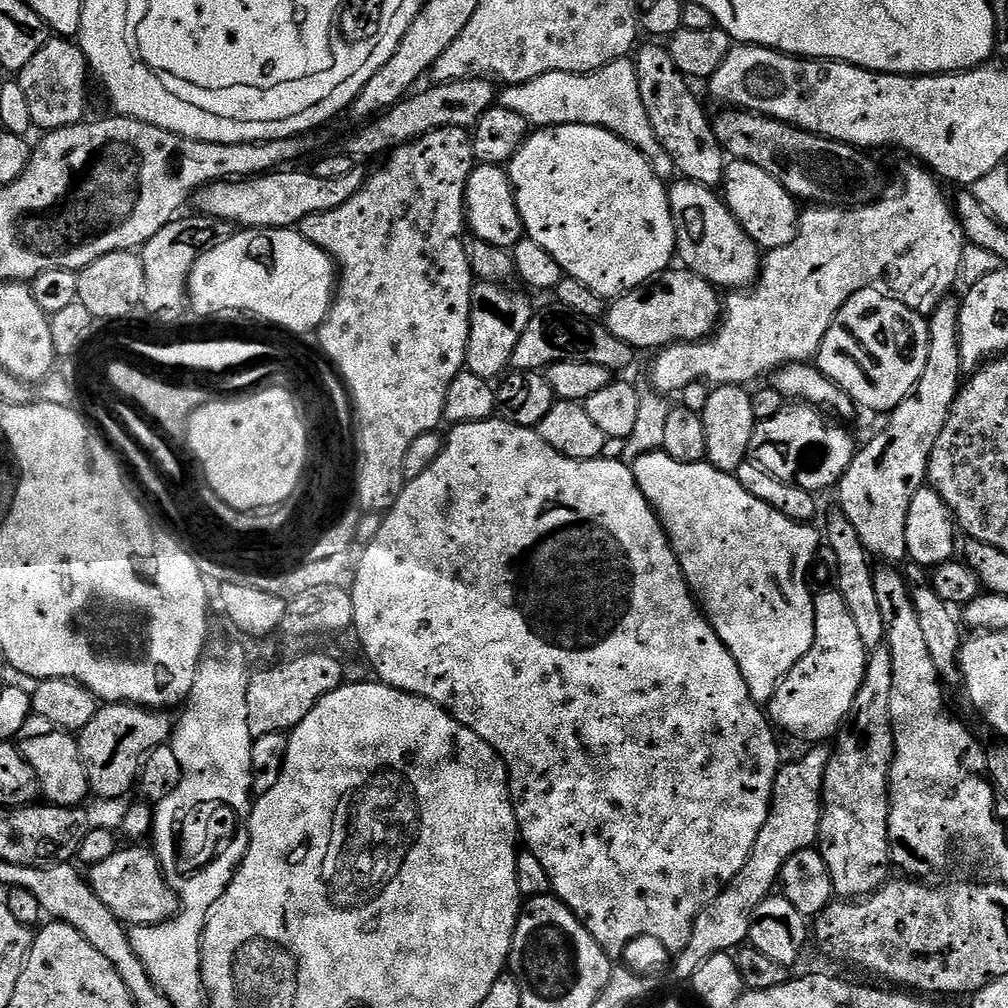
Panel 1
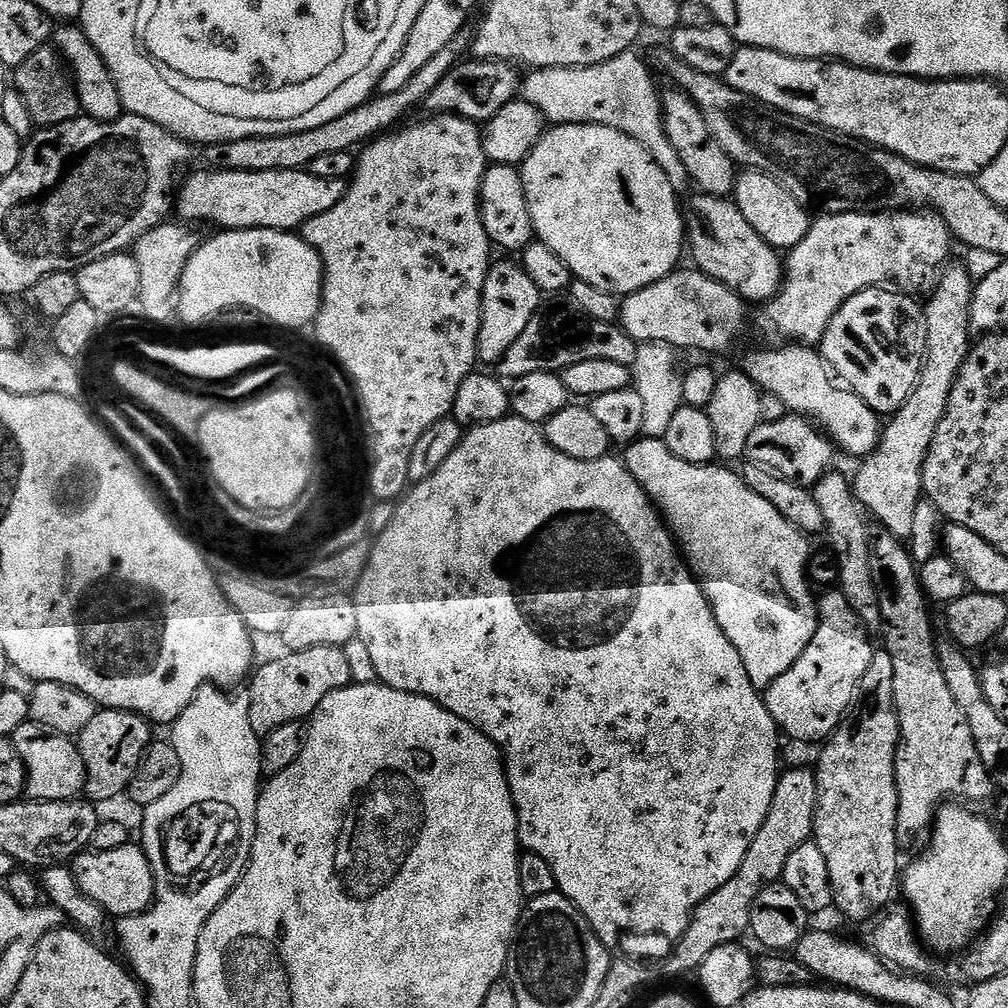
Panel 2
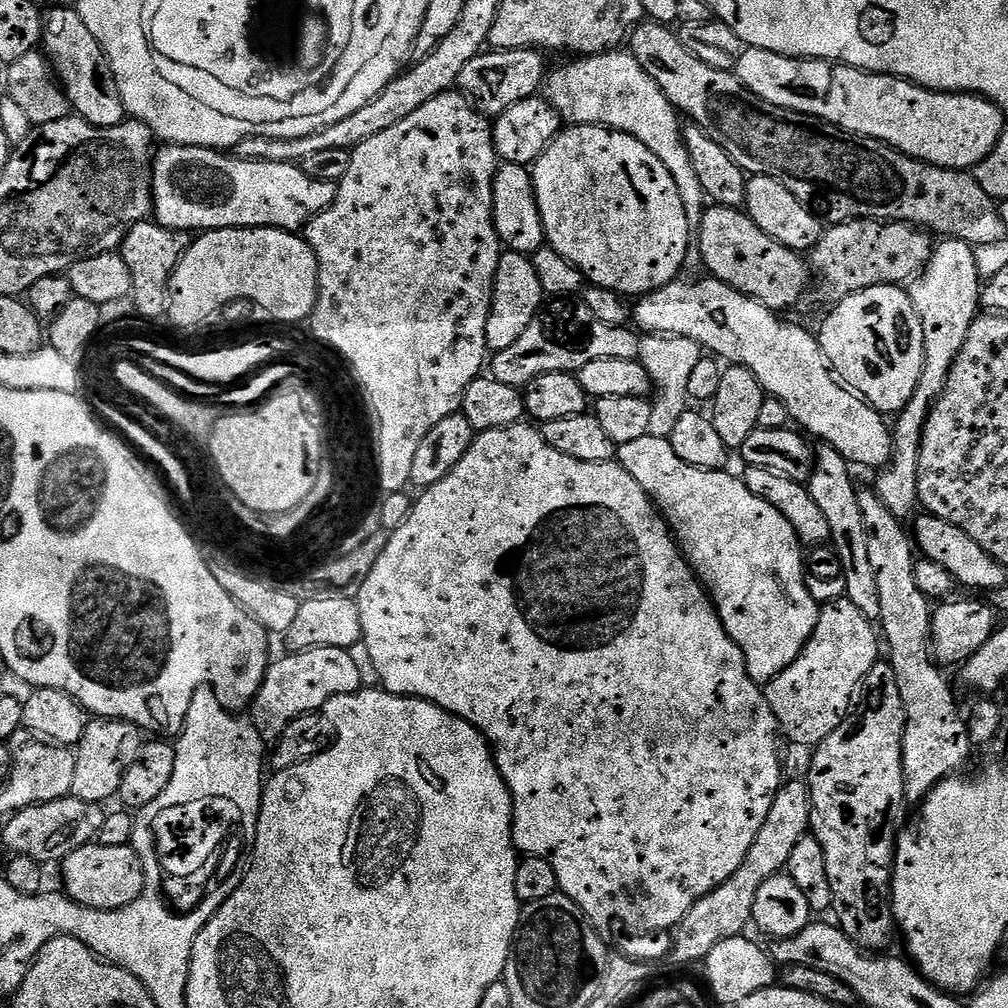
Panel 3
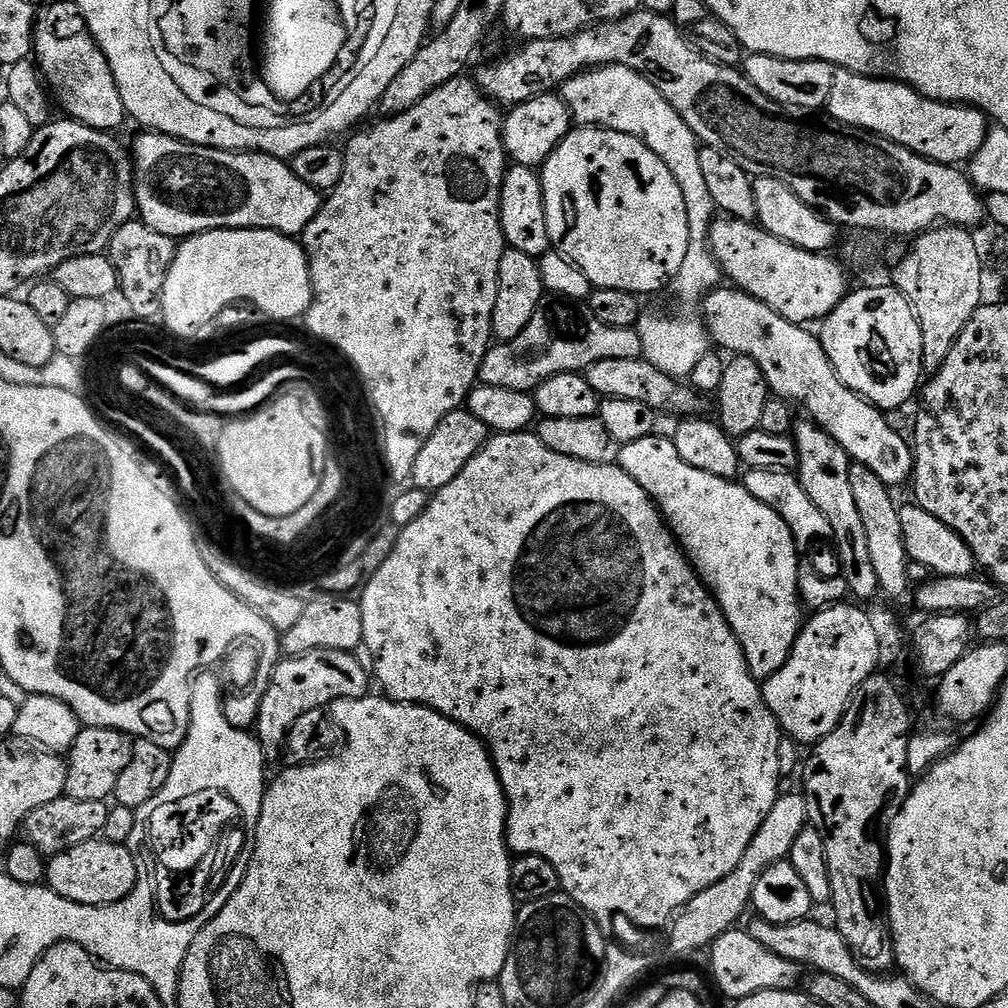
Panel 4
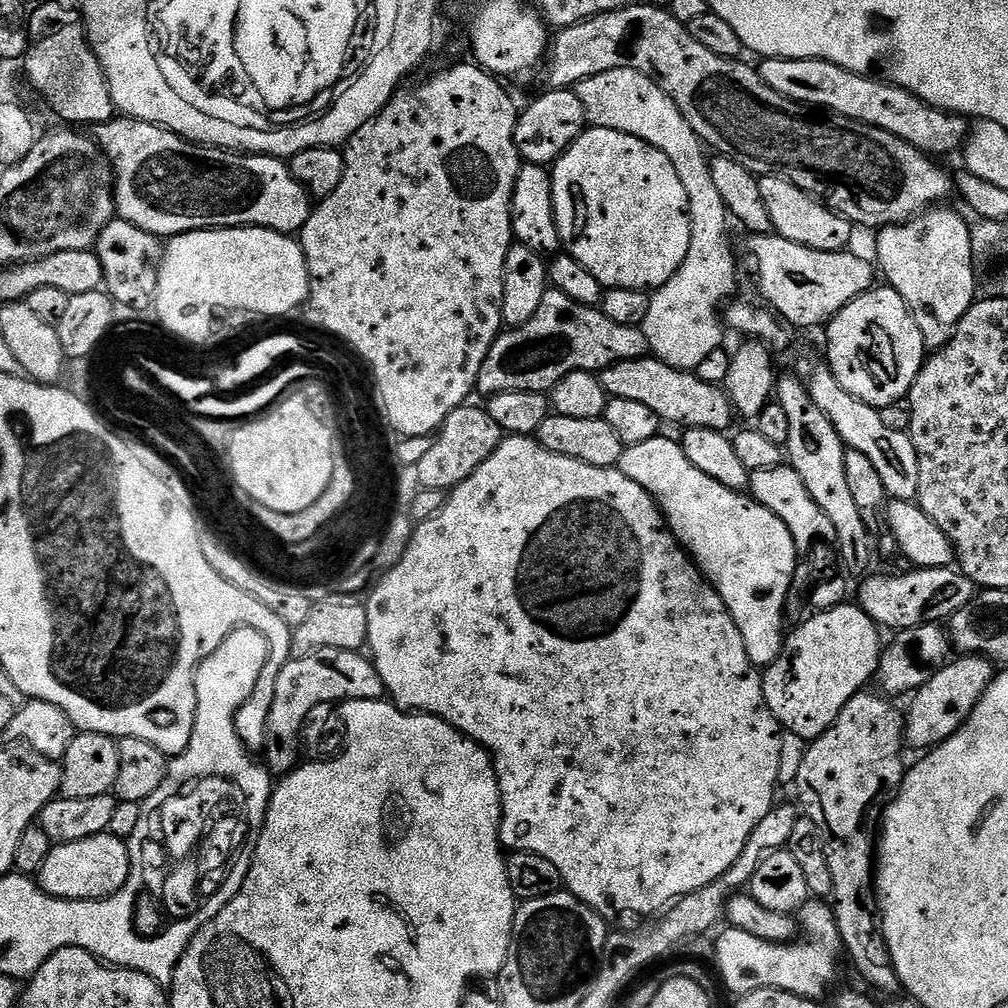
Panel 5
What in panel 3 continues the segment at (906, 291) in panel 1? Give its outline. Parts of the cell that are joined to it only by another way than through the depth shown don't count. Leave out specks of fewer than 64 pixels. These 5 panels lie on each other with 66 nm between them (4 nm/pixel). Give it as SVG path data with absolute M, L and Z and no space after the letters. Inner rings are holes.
M849 220L846 224L831 225L825 231L810 253L810 268L815 275L816 272L820 275L820 280L830 295L843 298L849 296L851 292L861 292L870 286L879 284L900 286L905 283L903 280L911 281L919 277L928 265L929 258L932 257L933 247L933 237L927 231L910 224L878 220Z

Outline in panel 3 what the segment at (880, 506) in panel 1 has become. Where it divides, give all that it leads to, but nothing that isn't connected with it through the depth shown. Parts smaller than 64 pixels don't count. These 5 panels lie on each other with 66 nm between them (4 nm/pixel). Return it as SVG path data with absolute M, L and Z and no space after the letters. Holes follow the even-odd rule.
M951 238L941 239L933 247L928 265L911 285L913 288L910 288L912 305L922 322L922 374L910 402L895 417L896 428L894 424L892 432L894 459L877 475L881 476L874 483L875 492L880 495L890 514L894 514L902 522L907 521L907 516L911 517L918 508L916 495L920 443L932 405L942 394L946 378L950 378L950 366L954 366L954 358L958 358L958 352L966 342L966 334L970 334L970 326L982 308L982 279L980 280L980 268L976 265L975 254L977 255L971 244Z

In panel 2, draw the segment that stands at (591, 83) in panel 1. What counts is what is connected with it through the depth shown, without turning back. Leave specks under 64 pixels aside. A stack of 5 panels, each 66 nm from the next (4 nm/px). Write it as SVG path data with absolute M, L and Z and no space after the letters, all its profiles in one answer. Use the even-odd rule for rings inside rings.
M629 50L618 54L618 58L610 58L610 62L602 62L598 66L586 66L585 68L545 68L532 70L523 77L522 98L530 106L534 106L544 116L549 125L558 124L597 124L598 126L610 126L638 142L666 170L666 178L674 186L674 190L680 194L684 187L689 187L690 181L686 174L686 166L682 166L682 158L670 146L670 138L666 138L664 119L660 109L661 95L657 92L652 82L653 73L649 65L644 64L635 56L635 51Z

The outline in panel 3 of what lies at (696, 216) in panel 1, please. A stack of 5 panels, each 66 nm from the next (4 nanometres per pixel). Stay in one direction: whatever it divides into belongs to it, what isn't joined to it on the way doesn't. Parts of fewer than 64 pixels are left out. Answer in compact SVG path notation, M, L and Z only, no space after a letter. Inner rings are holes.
M708 206L704 209L704 217L698 229L698 243L703 267L708 267L707 275L714 280L720 280L726 286L738 290L743 296L762 302L773 312L783 313L783 308L792 308L804 296L808 288L810 264L801 253L791 252L786 246L774 242L766 230L758 230L756 223L748 217L747 212L738 208L722 208Z

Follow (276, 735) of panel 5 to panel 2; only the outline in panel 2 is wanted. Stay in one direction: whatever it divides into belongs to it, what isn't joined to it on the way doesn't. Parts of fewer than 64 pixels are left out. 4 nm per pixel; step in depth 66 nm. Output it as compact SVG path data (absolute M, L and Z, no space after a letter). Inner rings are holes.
M314 646L310 650L283 654L269 664L261 663L251 673L252 689L246 693L248 718L254 734L263 738L274 734L278 726L307 721L326 694L334 694L334 690L353 683L352 664L346 653L344 648Z

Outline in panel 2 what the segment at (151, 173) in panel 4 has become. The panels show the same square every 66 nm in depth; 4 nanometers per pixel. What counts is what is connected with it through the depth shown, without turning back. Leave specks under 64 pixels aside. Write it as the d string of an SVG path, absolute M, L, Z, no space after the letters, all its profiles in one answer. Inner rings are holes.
M208 168L203 171L189 171L189 176L183 177L174 196L174 212L180 215L177 217L181 221L217 224L220 230L275 228L278 232L287 232L303 229L310 218L334 210L349 186L347 179L318 178L306 170L243 172Z

